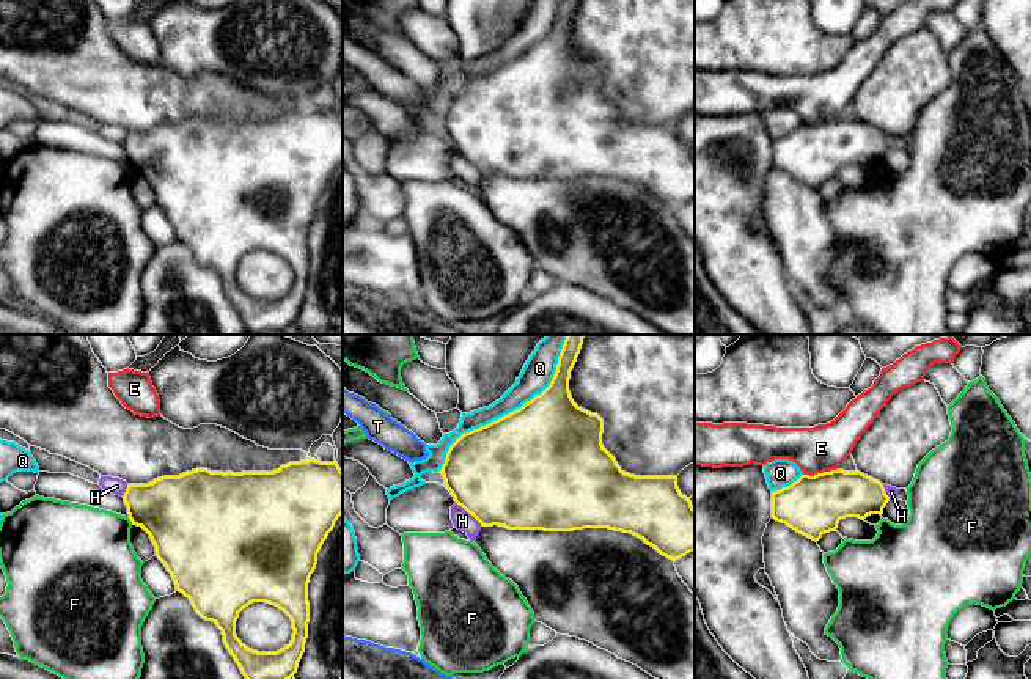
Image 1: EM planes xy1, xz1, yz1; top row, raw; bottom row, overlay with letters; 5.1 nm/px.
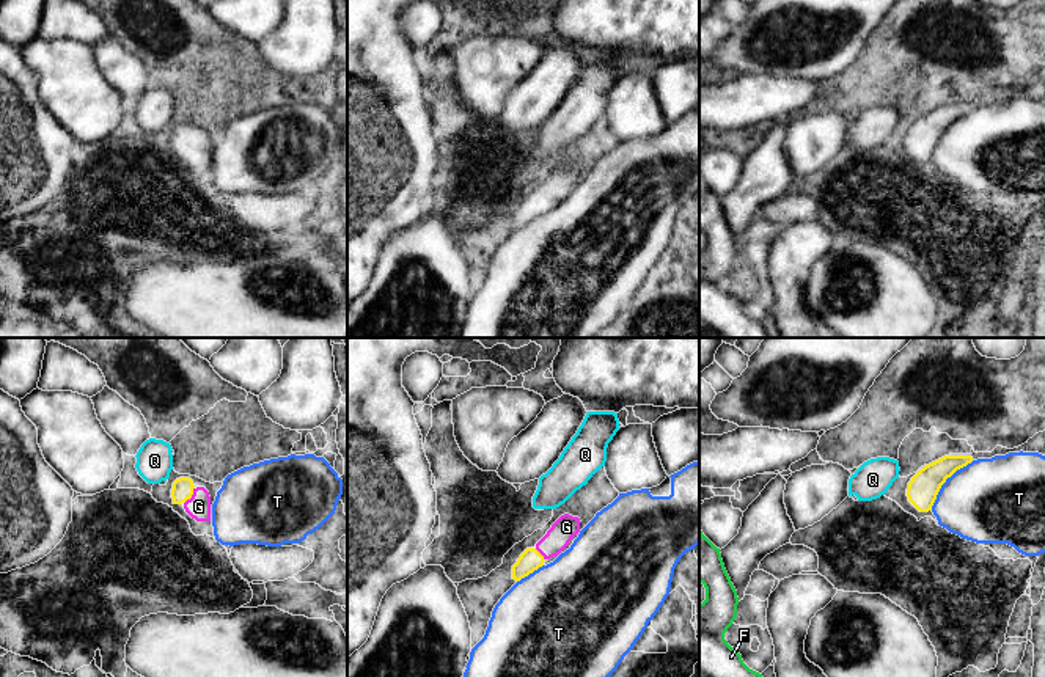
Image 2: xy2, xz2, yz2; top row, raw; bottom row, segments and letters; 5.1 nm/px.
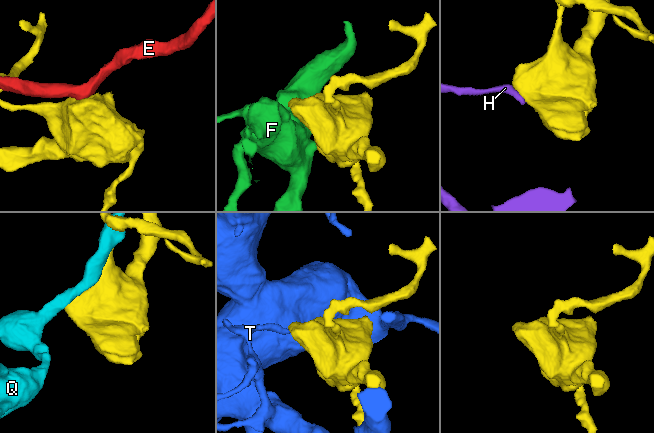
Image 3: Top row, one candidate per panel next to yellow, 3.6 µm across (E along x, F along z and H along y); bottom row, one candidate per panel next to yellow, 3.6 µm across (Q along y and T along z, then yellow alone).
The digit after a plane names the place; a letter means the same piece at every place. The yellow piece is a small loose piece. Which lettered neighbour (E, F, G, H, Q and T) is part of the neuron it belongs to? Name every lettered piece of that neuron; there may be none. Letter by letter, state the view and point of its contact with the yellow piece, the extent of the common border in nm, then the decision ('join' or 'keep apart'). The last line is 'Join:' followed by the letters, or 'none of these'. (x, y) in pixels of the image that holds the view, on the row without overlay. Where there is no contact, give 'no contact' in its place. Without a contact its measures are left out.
E: contact yz1 (821, 121); length 190 nm; keep apart
F: contact xy1 (131, 168); length 50 nm; keep apart
G: contact xy2 (192, 142); length 100 nm; join
H: contact xz1 (469, 161); length 180 nm; keep apart
Q: contact xz1 (505, 63); length 850 nm; keep apart
T: contact yz2 (945, 129); length 340 nm; keep apart
Join: G

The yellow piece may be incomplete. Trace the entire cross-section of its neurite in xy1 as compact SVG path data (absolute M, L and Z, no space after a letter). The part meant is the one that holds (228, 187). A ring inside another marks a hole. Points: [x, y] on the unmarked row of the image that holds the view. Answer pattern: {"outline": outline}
{"outline": "M305 107L273 119L211 119L196 116L179 124L162 124L148 132L127 132L123 143L132 173L141 174L156 195L156 204L171 222L176 239L190 247L195 259L222 278L223 291L248 332L283 332L294 325L305 300L310 270L308 231L317 201L343 162L343 118L338 110ZM253 250L283 258L292 269L292 288L277 300L258 300L236 283L239 261Z"}

